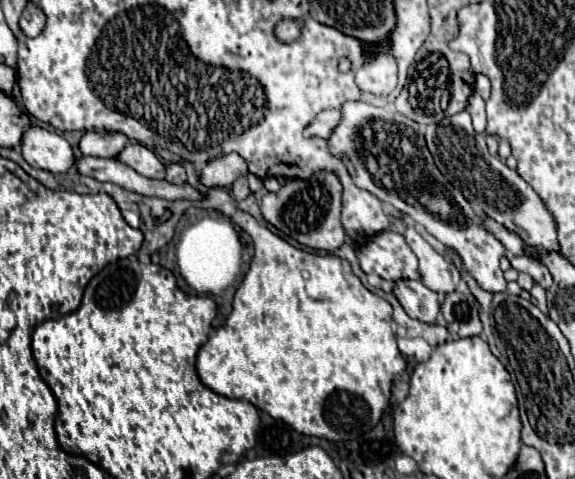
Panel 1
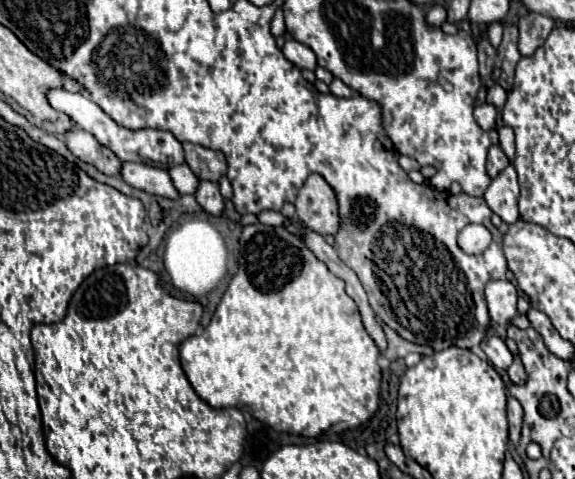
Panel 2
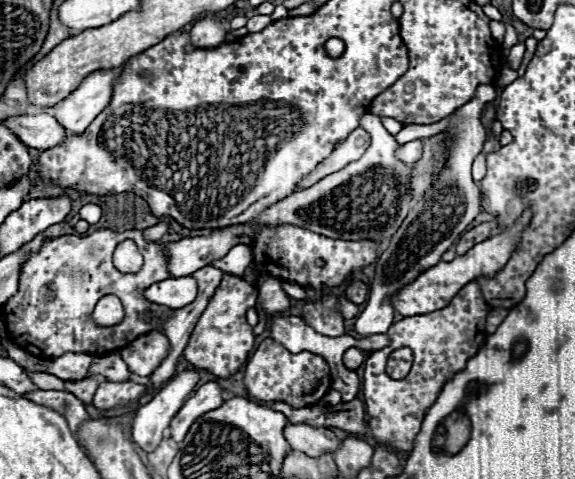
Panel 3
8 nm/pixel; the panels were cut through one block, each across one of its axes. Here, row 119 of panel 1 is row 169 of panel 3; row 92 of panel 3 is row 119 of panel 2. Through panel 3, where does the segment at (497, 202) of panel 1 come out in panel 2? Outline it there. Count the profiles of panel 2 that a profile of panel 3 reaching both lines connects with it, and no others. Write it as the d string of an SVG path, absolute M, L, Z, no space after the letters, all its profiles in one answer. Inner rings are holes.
M480 104L474 108L474 118L482 128L496 128L498 110L492 104Z

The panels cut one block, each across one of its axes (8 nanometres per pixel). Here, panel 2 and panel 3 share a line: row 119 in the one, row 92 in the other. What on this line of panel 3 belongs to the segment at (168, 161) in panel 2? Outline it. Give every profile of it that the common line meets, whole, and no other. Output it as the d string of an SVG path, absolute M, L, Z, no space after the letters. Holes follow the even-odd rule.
M120 68L86 76L74 92L54 106L54 118L60 122L60 126L64 126L68 134L82 134L110 102L112 84L118 76Z

